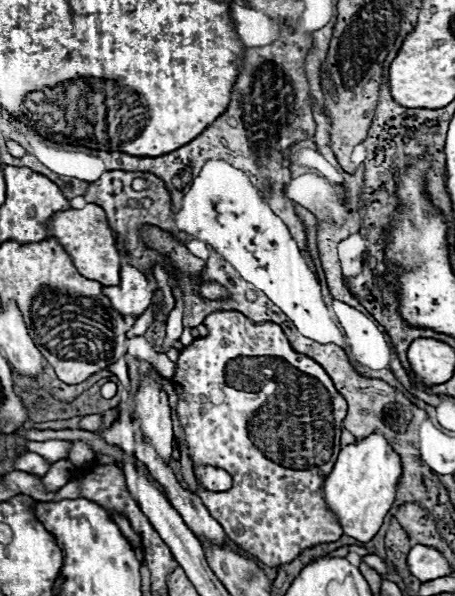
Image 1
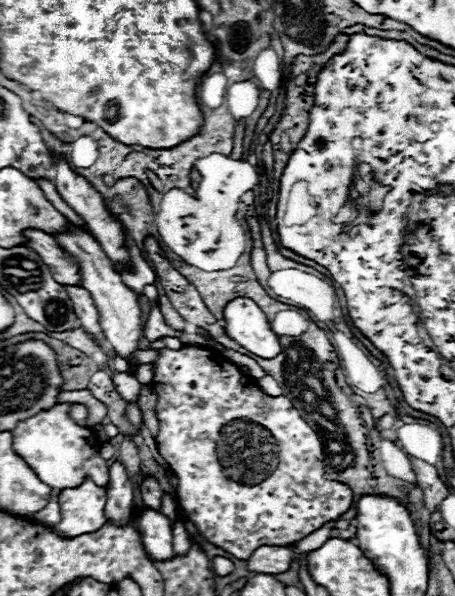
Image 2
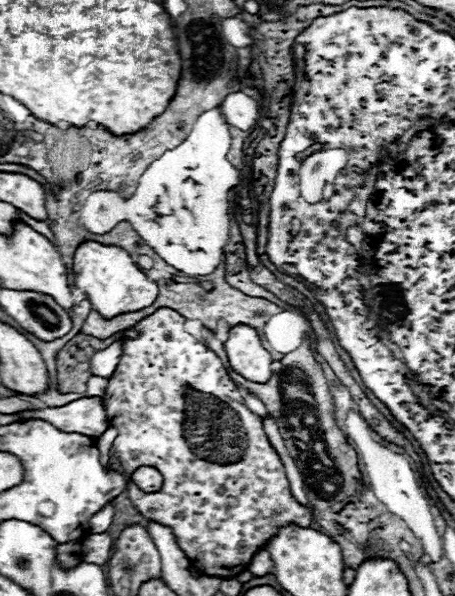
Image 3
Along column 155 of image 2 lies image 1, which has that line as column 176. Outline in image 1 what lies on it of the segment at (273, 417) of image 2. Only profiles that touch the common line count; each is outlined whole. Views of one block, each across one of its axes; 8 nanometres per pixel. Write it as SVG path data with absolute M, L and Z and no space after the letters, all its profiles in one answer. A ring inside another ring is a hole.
M236 310L214 312L206 316L204 324L210 334L206 338L196 338L186 346L176 362L176 412L184 426L192 462L226 470L232 476L232 488L228 492L198 488L198 496L234 544L256 556L266 566L284 566L304 548L336 542L342 536L342 526L334 510L324 502L322 488L326 476L334 468L336 452L340 450L342 420L348 406L324 368L312 358L298 354L278 324L254 324ZM262 382L274 382L276 390L264 396Z

